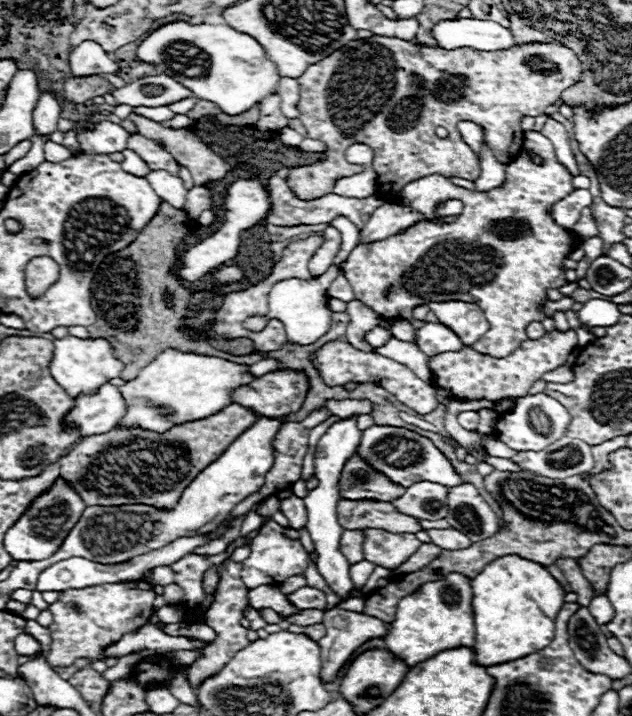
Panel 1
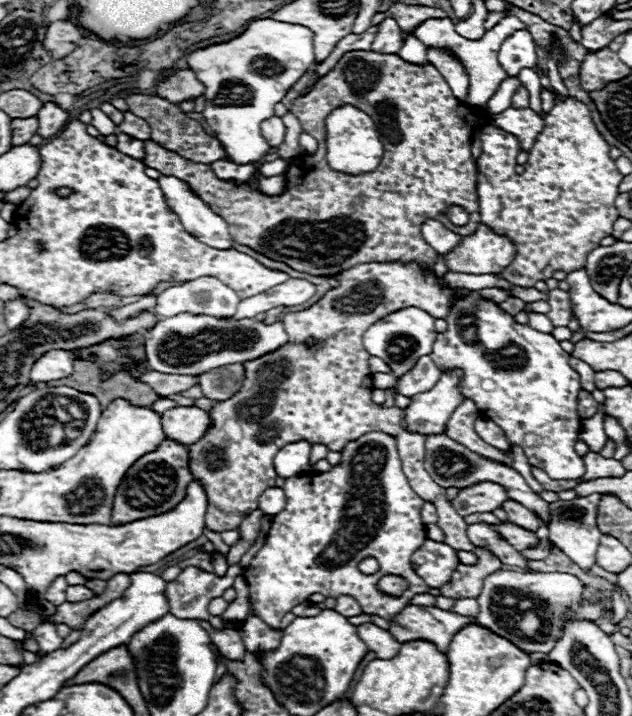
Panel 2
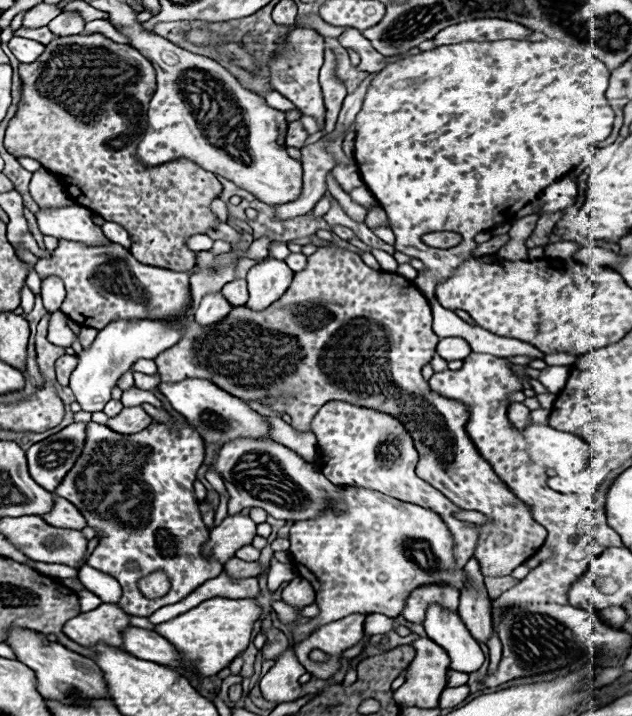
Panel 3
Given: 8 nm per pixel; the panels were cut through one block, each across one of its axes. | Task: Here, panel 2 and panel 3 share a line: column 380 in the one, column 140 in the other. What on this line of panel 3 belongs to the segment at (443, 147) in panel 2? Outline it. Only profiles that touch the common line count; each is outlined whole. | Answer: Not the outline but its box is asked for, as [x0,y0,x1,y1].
[6,34,222,272]

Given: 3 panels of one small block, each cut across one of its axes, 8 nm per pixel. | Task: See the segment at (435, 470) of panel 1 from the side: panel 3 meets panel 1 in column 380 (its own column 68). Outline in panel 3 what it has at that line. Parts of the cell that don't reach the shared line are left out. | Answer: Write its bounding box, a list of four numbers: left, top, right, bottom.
[26,422,86,492]

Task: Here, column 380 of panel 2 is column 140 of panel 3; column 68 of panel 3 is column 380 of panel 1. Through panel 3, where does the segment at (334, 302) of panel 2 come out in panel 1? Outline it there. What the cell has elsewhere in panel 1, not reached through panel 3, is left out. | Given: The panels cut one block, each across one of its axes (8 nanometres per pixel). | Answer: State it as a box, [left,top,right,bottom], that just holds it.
[344,131,578,358]

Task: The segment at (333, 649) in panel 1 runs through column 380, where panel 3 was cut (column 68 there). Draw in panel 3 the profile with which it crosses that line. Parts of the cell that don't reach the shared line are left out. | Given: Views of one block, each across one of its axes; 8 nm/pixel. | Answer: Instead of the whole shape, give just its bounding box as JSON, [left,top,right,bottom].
[64,604,130,646]

